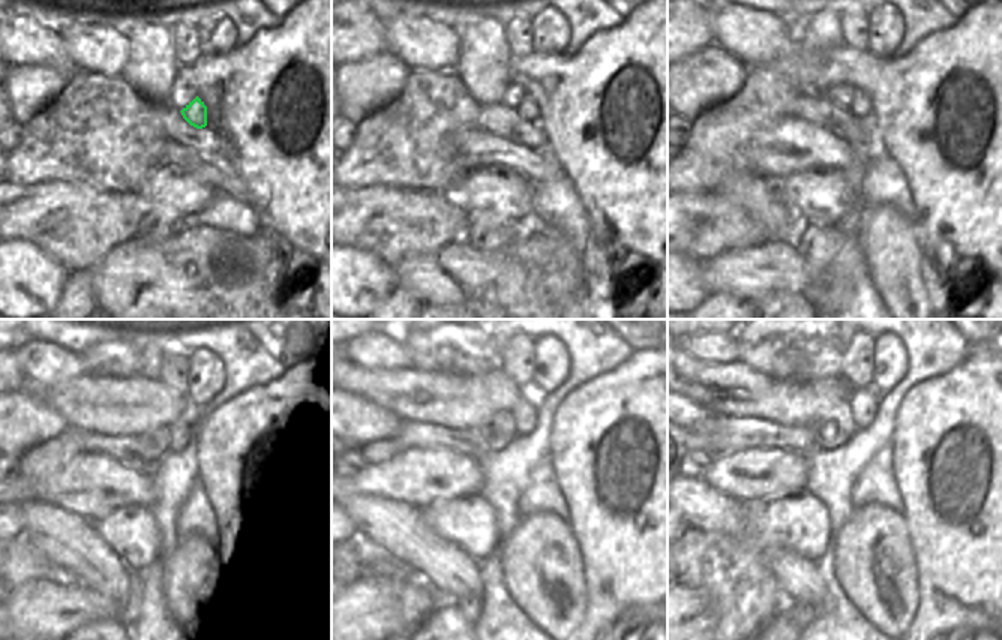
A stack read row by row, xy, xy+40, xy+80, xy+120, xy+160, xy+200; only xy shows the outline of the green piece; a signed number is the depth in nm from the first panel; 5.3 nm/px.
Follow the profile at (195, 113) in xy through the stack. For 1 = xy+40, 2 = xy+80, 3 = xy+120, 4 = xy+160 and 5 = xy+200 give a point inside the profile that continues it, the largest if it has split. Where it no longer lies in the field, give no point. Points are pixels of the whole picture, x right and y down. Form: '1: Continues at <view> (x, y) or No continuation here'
1: Continues at xy+40 (527, 108)
2: Continues at xy+80 (860, 105)
3: Continues at xy+120 (183, 430)
4: Continues at xy+160 (525, 411)
5: Continues at xy+200 (863, 400)

